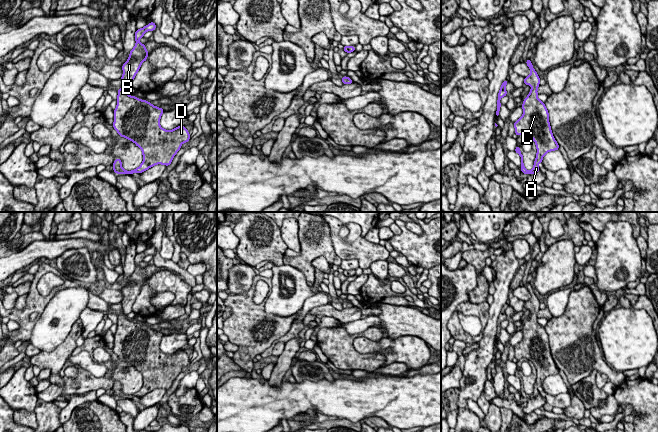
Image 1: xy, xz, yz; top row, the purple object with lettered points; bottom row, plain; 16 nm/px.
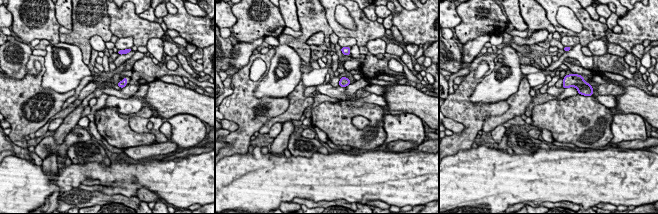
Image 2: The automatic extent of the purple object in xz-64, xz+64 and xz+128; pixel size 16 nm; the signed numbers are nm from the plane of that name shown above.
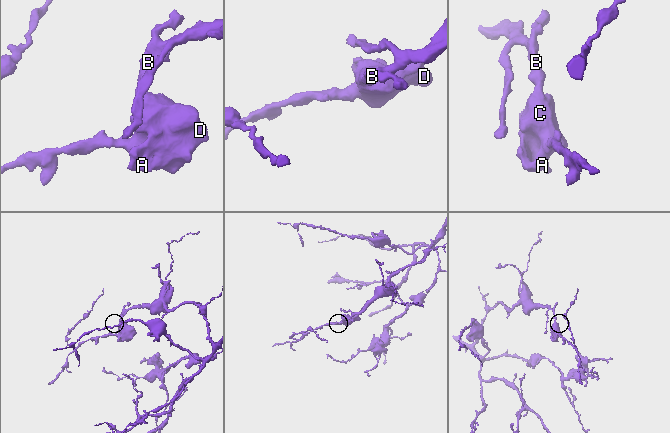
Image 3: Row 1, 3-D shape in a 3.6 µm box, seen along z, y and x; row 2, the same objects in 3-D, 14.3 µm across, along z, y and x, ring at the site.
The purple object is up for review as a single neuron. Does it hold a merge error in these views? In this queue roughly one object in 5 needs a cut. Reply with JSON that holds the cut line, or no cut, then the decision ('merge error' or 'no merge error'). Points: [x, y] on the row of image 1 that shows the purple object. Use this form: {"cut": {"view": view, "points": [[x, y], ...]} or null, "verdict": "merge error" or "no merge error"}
{"cut": null, "verdict": "no merge error"}

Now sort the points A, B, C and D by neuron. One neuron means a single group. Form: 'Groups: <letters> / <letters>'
Groups: A B C D

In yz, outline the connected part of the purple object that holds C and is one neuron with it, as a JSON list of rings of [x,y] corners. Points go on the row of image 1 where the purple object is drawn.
[[[527,59],[526,64],[531,73],[528,77],[525,77],[524,84],[527,86],[530,85],[532,88],[522,104],[523,115],[514,122],[514,127],[517,136],[526,134],[531,137],[536,144],[537,154],[531,171],[525,169],[520,147],[516,146],[514,151],[518,153],[521,158],[520,169],[522,173],[530,175],[540,171],[538,164],[542,163],[544,155],[550,151],[559,150],[559,144],[552,134],[549,114],[545,103],[538,99],[537,89],[540,86],[540,78],[534,70],[530,59]]]

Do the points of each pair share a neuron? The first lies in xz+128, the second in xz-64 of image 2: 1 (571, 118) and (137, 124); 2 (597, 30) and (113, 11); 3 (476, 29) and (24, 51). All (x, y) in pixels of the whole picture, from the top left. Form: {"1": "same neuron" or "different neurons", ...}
{"1": "different neurons", "2": "same neuron", "3": "different neurons"}

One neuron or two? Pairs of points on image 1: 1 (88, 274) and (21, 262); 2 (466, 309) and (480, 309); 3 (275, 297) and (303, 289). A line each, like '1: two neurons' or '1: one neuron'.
1: two neurons
2: one neuron
3: one neuron

